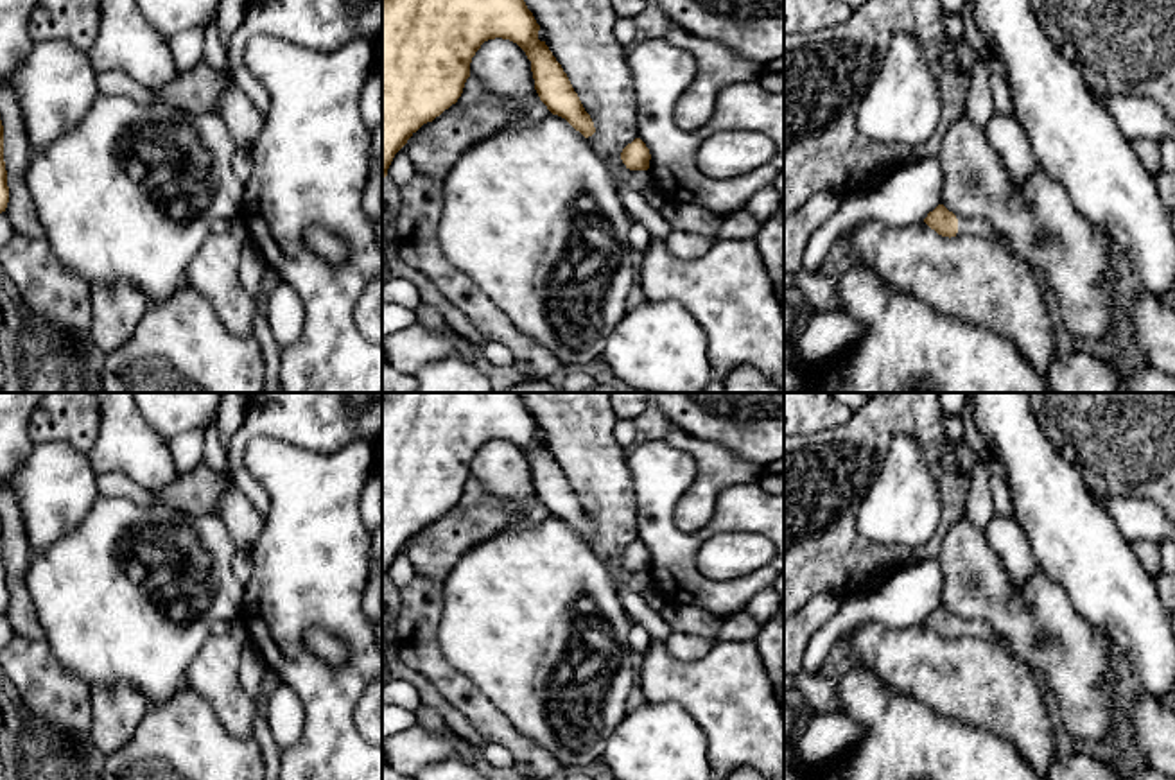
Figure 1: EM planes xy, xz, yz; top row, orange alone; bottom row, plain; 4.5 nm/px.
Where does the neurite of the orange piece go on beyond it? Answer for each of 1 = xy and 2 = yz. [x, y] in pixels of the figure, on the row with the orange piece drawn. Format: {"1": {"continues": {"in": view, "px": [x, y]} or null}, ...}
{"1": {"continues": null}, "2": {"continues": {"in": "yz", "px": [978, 226]}}}

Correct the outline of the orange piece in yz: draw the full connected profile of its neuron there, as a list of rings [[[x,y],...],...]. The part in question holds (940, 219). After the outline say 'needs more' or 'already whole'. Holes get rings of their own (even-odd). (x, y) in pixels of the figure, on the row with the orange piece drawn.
[[[938,204],[927,213],[924,222],[942,237],[960,237],[963,233],[974,233],[987,240],[997,242],[996,230],[985,219],[965,219],[949,212],[944,204]]]; needs more

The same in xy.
[[[0,120],[0,213],[5,212],[9,203],[7,170],[4,161],[4,126]]]; already whole

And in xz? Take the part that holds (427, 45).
[[[382,0],[382,179],[395,154],[427,122],[457,102],[470,77],[470,63],[481,45],[502,38],[517,43],[531,61],[535,90],[553,115],[565,118],[585,138],[596,133],[567,74],[545,41],[538,39],[540,25],[524,0]]]; already whole

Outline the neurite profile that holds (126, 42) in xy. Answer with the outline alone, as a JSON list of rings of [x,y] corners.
[[[99,0],[99,7],[100,25],[90,50],[97,74],[126,72],[154,91],[179,75],[169,39],[144,18],[136,0]]]

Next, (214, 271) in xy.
[[[235,217],[226,233],[210,233],[185,276],[187,285],[203,294],[224,328],[235,335],[251,335],[257,299],[239,280],[240,253],[249,242],[242,219]]]

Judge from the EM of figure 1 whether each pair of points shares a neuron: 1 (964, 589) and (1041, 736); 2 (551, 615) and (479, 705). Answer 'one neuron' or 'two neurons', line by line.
1: two neurons
2: two neurons

